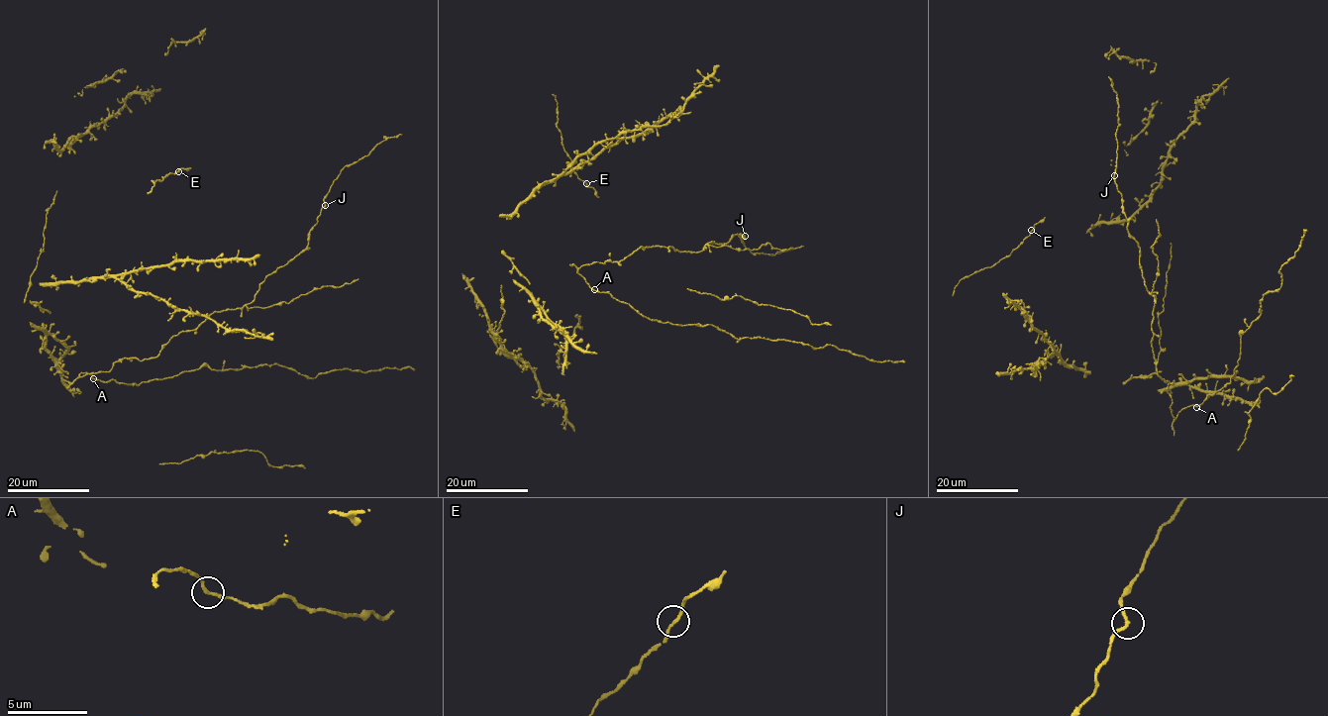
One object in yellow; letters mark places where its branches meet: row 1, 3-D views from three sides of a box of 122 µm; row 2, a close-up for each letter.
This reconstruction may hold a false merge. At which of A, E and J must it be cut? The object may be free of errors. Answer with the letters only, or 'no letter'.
no letter

